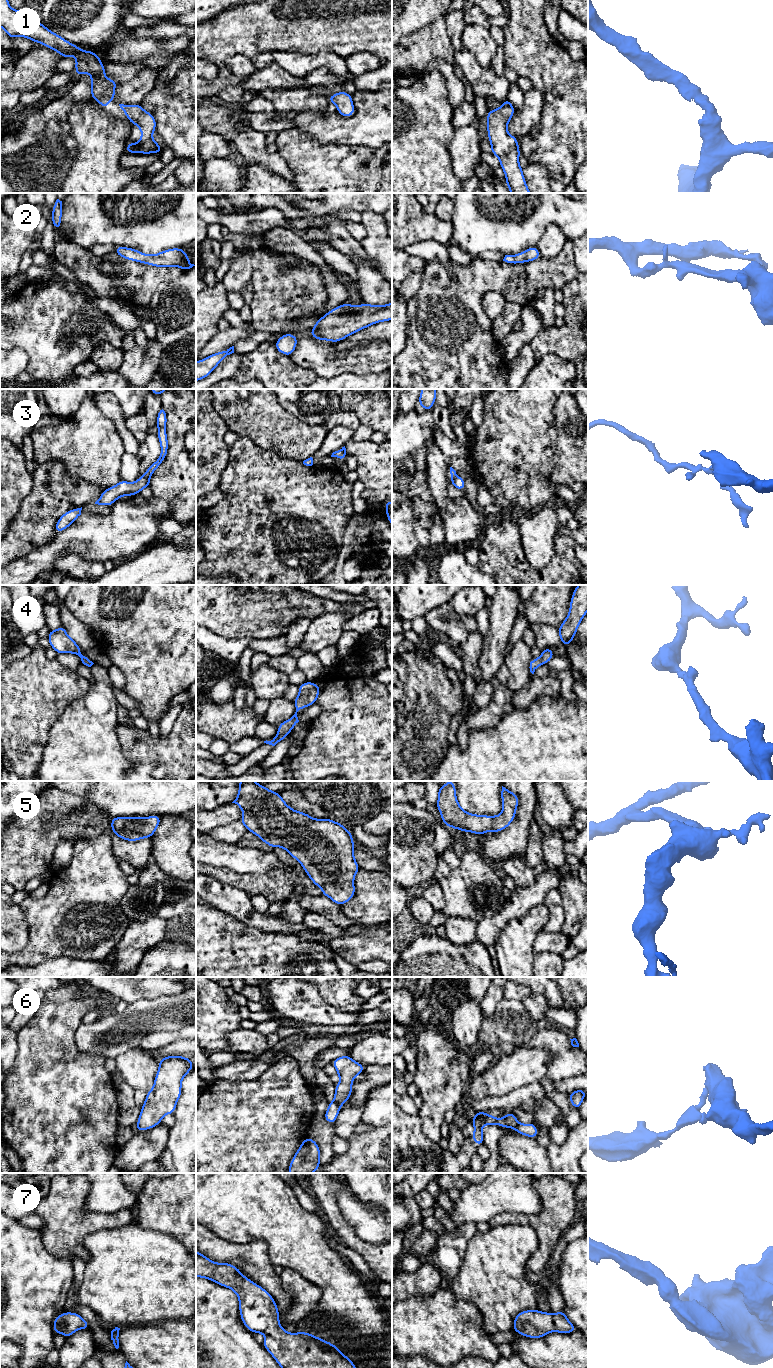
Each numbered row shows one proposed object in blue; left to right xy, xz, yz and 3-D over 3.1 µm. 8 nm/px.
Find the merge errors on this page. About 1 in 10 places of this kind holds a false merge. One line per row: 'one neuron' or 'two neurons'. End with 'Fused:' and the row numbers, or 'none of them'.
1: one neuron
2: one neuron
3: two neurons
4: one neuron
5: one neuron
6: two neurons
7: one neuron
Fused: 3, 6

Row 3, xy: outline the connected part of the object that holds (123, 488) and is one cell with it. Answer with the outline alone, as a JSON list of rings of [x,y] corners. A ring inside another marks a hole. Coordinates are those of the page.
[[[141,475],[140,478],[133,483],[121,480],[118,484],[104,490],[95,504],[111,506],[120,497],[139,494],[145,487],[150,487],[150,479],[145,475]]]

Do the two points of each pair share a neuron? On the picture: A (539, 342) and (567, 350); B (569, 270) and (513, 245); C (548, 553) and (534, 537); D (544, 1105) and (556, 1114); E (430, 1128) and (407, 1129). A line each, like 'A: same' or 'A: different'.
A: same
B: different
C: same
D: same
E: different

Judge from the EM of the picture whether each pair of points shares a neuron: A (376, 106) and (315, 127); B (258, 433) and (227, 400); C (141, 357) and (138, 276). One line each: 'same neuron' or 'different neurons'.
A: same neuron
B: same neuron
C: different neurons

